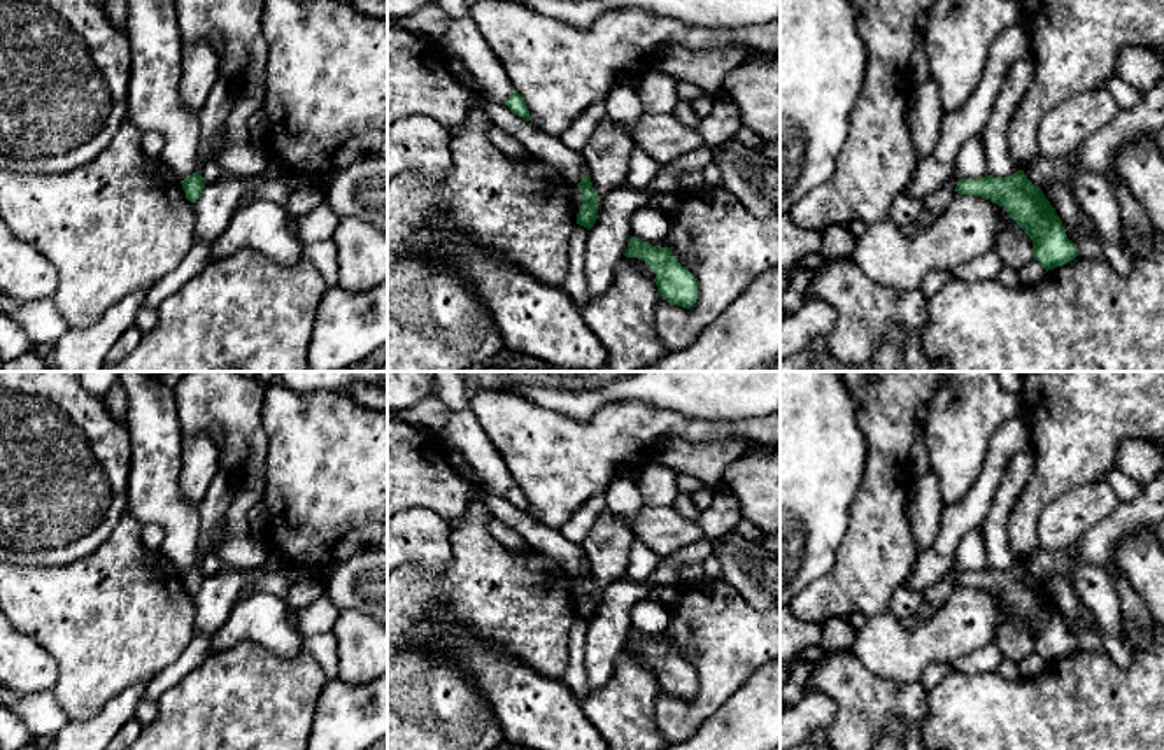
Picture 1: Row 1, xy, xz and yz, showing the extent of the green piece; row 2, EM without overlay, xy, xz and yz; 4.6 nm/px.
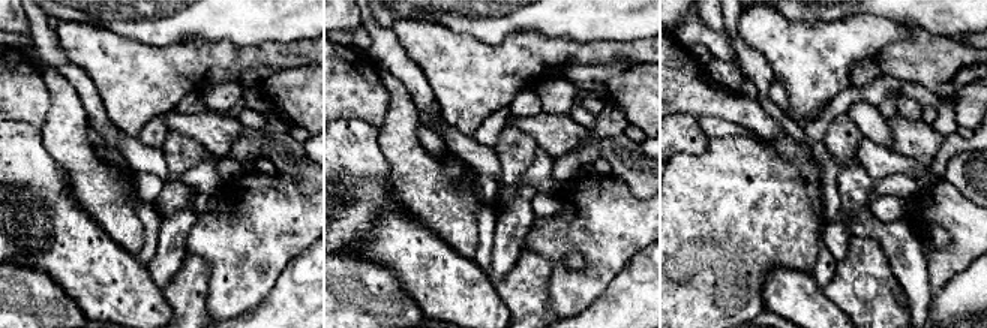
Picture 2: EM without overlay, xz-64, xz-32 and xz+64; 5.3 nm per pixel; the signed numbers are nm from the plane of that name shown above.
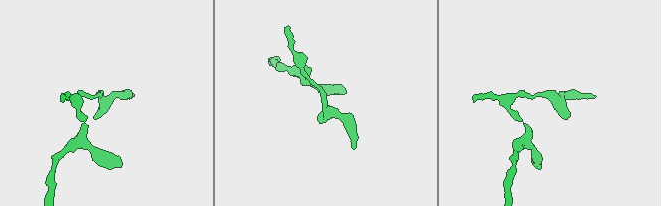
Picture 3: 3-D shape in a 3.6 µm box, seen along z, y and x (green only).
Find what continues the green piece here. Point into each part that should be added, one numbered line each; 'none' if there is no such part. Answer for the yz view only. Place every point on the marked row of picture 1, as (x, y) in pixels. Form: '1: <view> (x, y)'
none

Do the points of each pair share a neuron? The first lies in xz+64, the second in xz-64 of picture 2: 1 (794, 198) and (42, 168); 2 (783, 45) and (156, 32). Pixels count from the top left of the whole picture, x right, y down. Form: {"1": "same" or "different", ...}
{"1": "different", "2": "different"}

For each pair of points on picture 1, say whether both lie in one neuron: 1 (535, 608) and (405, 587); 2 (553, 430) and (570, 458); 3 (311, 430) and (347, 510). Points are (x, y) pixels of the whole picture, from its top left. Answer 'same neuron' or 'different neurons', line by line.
1: same neuron
2: same neuron
3: same neuron

